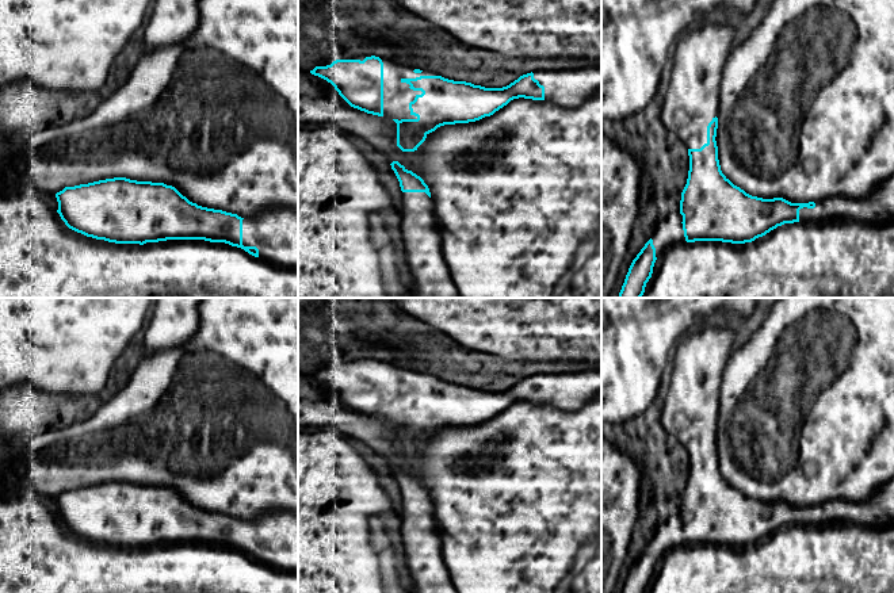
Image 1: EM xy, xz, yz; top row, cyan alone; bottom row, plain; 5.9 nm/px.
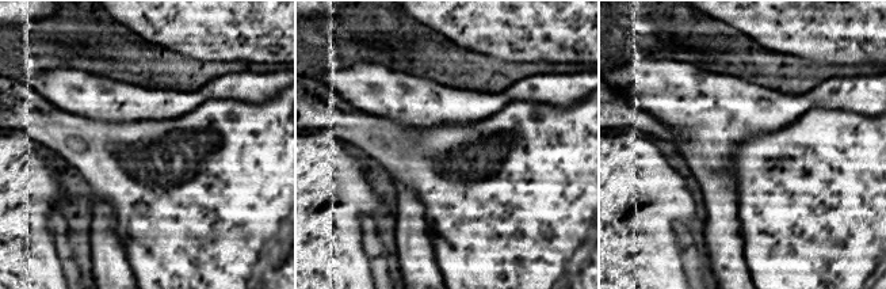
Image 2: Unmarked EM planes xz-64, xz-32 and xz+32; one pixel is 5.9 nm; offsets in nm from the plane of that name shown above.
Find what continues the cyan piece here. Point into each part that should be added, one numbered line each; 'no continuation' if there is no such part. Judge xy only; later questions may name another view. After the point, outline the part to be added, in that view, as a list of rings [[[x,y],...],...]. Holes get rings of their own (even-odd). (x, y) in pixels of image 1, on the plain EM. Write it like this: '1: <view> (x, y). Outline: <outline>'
1: xy (274, 535). Outline: [[[268,512],[256,521],[242,523],[242,548],[256,550],[260,563],[298,573],[298,517]]]

